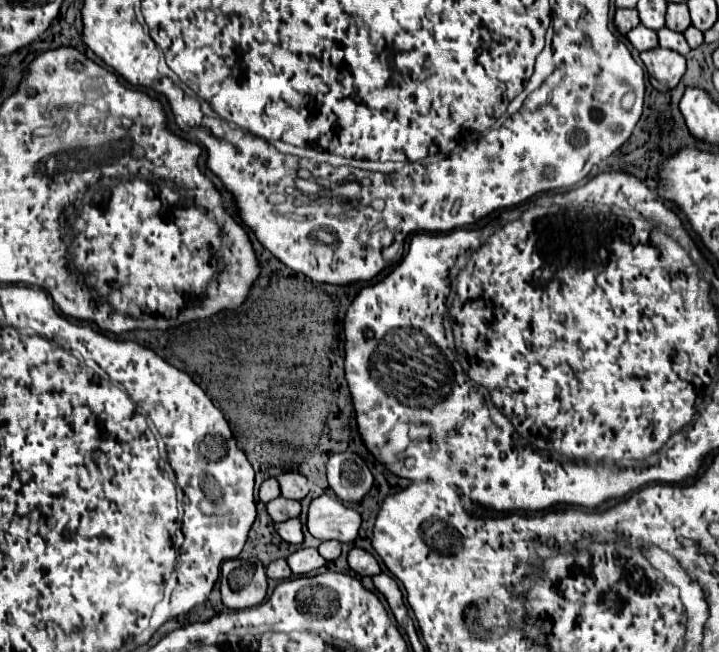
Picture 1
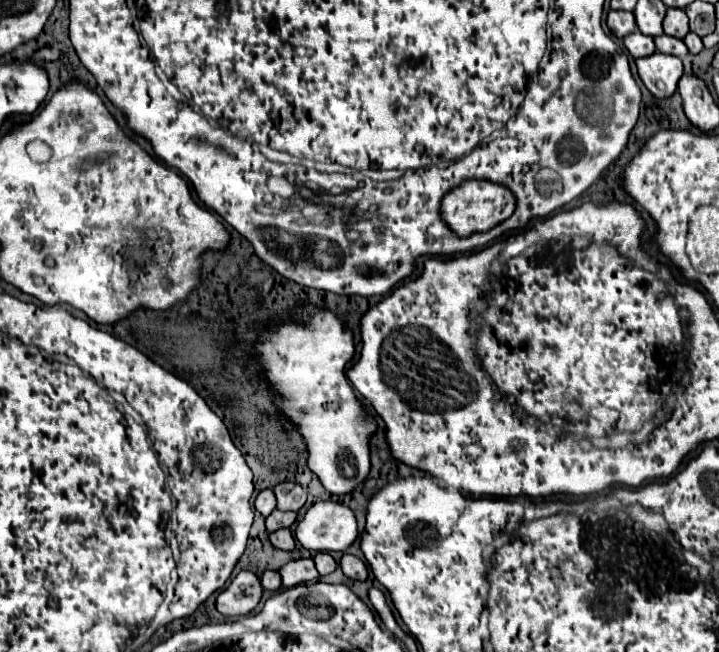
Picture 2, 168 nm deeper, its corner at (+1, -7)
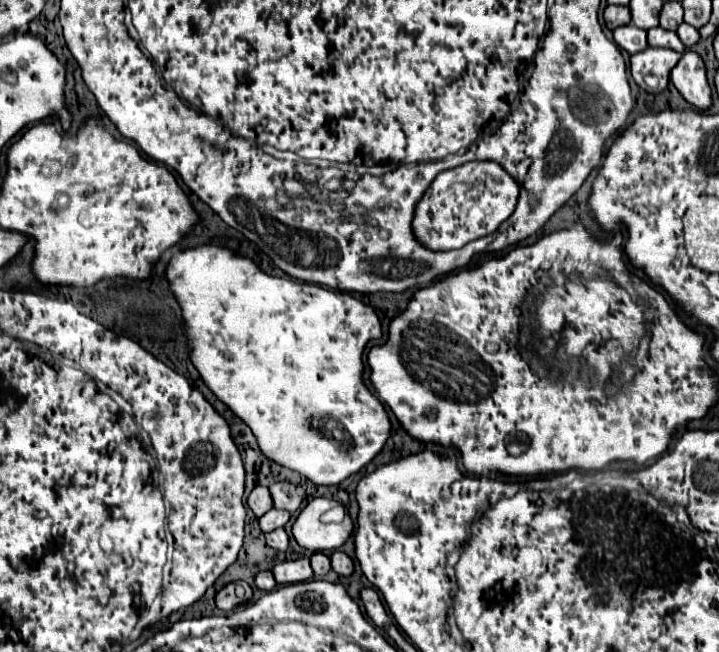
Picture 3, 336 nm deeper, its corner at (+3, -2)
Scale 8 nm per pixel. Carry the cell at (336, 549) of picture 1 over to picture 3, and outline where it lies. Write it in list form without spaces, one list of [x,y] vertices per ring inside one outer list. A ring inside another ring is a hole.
[[[314,553],[310,561],[312,561],[312,571],[316,577],[322,577],[330,571],[330,557],[326,553]]]

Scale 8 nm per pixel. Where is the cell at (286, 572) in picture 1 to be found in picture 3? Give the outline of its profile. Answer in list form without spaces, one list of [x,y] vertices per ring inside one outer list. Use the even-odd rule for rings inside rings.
[[[260,571],[260,573],[256,575],[254,583],[256,583],[256,587],[258,587],[260,591],[272,591],[272,589],[276,587],[276,581],[274,581],[272,571]]]

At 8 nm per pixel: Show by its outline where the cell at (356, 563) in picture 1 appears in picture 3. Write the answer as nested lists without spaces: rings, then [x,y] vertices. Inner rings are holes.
[[[334,551],[332,557],[330,557],[330,561],[332,561],[332,569],[334,569],[338,575],[344,575],[344,577],[352,575],[352,571],[354,571],[354,563],[352,563],[352,559],[350,559],[346,553],[342,553],[342,551]]]

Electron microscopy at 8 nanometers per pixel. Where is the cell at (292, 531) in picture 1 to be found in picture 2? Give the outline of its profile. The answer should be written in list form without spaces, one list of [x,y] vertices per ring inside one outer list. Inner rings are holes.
[[[280,528],[280,530],[272,532],[270,542],[280,550],[294,550],[294,546],[296,546],[296,540],[288,528]]]

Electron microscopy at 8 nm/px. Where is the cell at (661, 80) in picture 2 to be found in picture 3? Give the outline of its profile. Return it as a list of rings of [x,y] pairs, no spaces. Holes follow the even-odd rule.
[[[644,49],[630,57],[630,71],[636,85],[648,93],[660,93],[668,87],[670,71],[680,61],[680,53],[670,49]]]

